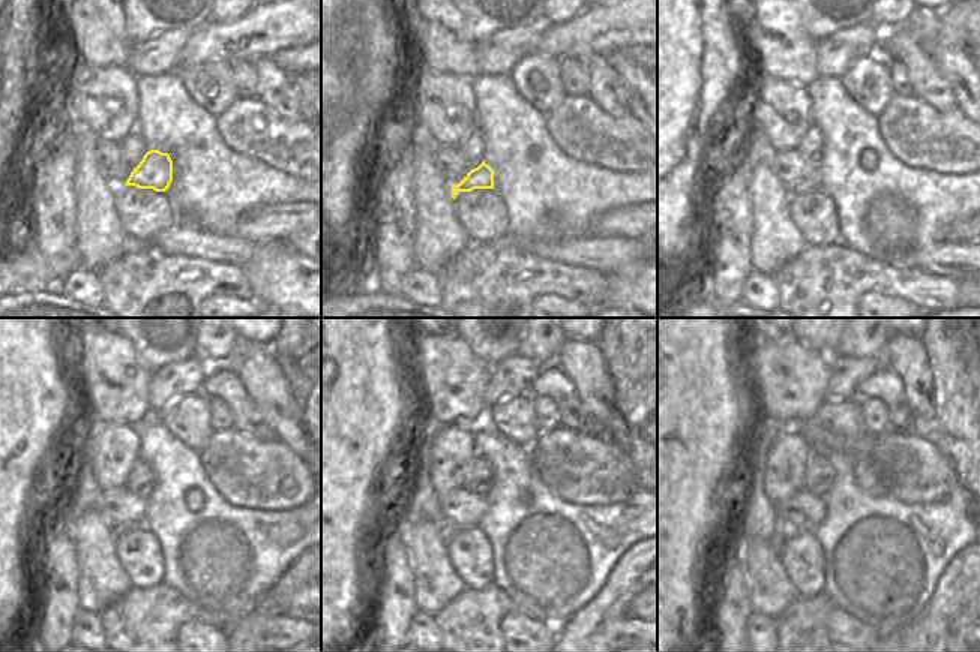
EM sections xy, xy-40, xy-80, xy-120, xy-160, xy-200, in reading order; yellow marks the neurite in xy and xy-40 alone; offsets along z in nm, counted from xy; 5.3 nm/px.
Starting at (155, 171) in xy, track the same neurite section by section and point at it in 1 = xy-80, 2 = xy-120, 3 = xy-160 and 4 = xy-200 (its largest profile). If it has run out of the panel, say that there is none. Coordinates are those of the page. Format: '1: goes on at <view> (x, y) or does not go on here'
1: goes on at xy-80 (812, 183)
2: goes on at xy-120 (117, 529)
3: goes on at xy-160 (447, 529)
4: goes on at xy-200 (784, 529)

